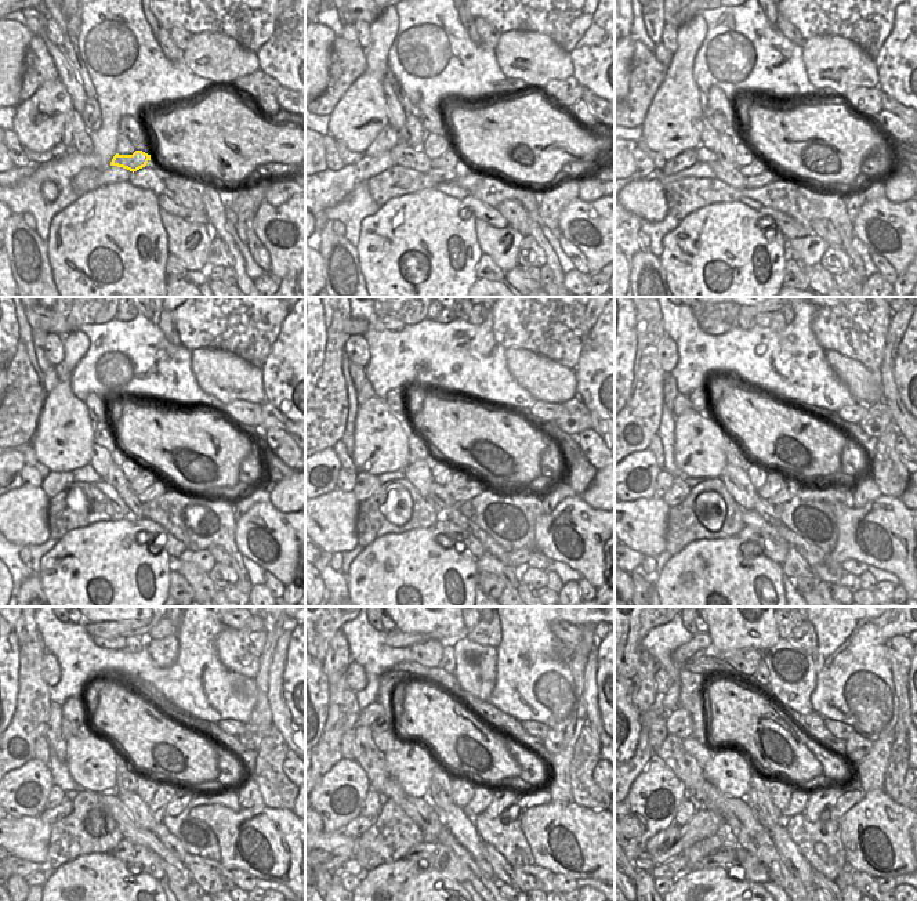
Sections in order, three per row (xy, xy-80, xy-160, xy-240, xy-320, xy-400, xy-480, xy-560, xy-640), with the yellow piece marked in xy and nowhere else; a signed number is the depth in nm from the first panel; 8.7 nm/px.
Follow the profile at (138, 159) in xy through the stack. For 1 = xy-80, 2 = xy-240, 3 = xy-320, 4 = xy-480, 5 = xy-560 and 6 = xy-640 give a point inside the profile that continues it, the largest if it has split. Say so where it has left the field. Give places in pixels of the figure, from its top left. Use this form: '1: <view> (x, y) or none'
1: xy-80 (450, 159)
2: xy-240 (145, 478)
3: xy-320 (459, 478)
4: xy-480 (166, 791)
5: xy-560 (482, 796)
6: xy-640 (798, 799)

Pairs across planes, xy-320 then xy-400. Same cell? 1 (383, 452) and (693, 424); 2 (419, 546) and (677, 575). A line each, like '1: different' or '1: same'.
1: same
2: same

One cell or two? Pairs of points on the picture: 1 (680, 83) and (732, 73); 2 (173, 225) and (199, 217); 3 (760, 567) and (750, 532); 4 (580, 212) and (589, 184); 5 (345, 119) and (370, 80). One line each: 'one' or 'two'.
1: two
2: two
3: two
4: two
5: one

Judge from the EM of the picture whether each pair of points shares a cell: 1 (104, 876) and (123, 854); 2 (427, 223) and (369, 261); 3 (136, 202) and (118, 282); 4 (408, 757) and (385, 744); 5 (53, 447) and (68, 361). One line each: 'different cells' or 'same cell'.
1: different cells
2: same cell
3: same cell
4: different cells
5: same cell

